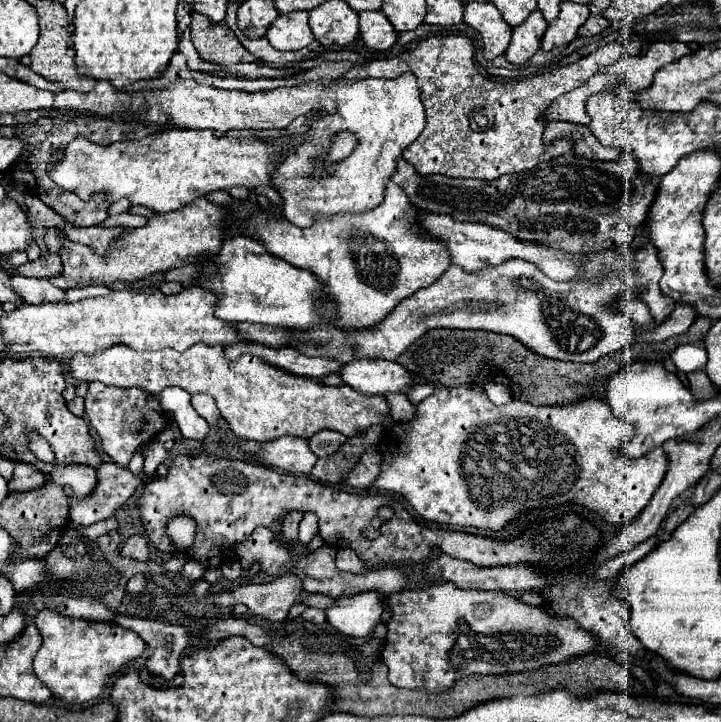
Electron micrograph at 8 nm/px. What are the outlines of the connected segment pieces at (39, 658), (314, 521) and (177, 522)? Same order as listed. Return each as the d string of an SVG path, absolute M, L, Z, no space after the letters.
M42 609L34 623L42 635L42 647L34 657L34 673L44 685L48 685L56 699L68 703L86 703L96 699L108 685L108 677L120 673L146 649L146 643L134 631L116 623L68 619L50 609Z
M306 513L304 519L300 521L300 531L298 531L298 539L302 543L310 543L310 539L318 533L318 517L314 513Z
M174 517L168 527L166 533L172 537L174 545L176 545L176 553L186 553L186 549L192 545L194 535L196 535L196 523L188 517Z

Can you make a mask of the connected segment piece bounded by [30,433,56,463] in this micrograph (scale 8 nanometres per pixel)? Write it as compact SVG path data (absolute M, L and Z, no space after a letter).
M30 433L30 449L32 453L36 453L42 461L52 461L56 463L56 457L54 457L54 451L52 451L48 441L42 439L38 433Z

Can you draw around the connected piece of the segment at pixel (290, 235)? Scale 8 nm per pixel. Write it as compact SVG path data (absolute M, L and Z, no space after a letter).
M388 181L380 207L364 215L320 215L312 227L300 229L284 217L256 213L238 231L262 241L270 255L312 271L324 283L324 291L336 299L340 319L348 327L372 327L372 323L384 321L402 299L434 283L452 265L448 249L420 229L416 213L408 195L394 181Z

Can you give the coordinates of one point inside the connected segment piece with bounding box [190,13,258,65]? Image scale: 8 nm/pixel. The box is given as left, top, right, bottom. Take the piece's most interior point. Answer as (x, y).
(215, 42)

